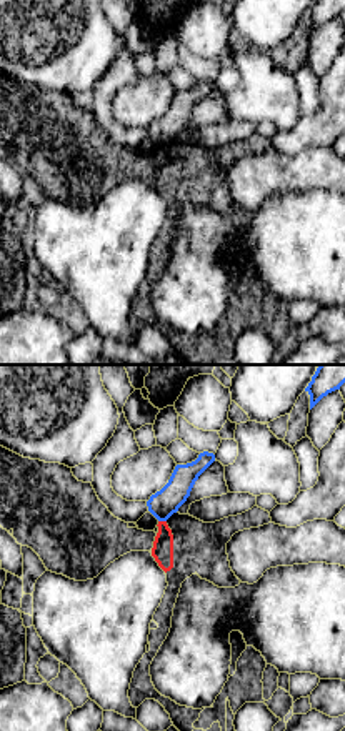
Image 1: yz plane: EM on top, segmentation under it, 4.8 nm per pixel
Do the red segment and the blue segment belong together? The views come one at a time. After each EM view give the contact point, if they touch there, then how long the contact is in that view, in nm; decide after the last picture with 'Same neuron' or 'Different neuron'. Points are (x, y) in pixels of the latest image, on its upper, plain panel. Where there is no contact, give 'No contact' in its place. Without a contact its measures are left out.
Touches red at (162, 149). Shared border 40 nm

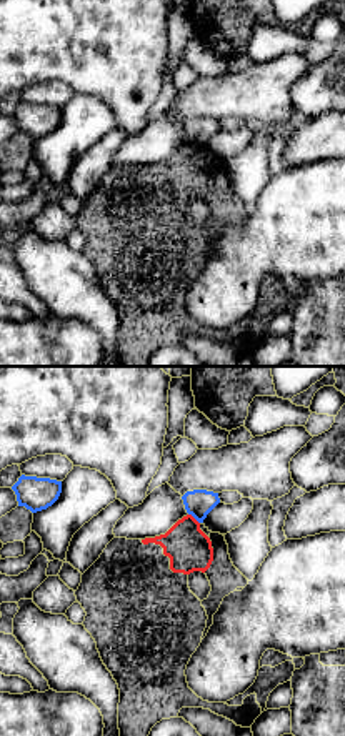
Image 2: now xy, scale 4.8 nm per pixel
Touches red at (194, 145). Shared border 80 nm

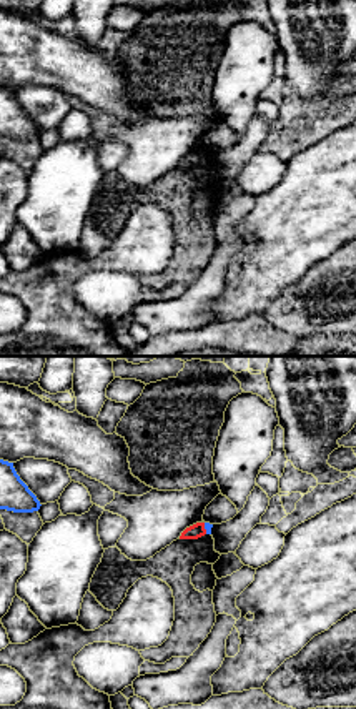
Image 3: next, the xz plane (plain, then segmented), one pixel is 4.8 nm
Touches red at (203, 155). Shared border 60 nm

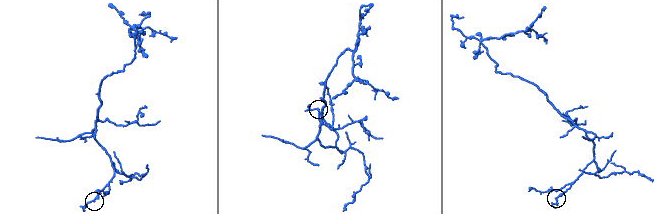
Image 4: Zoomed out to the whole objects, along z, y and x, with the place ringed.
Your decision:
Different neuron

